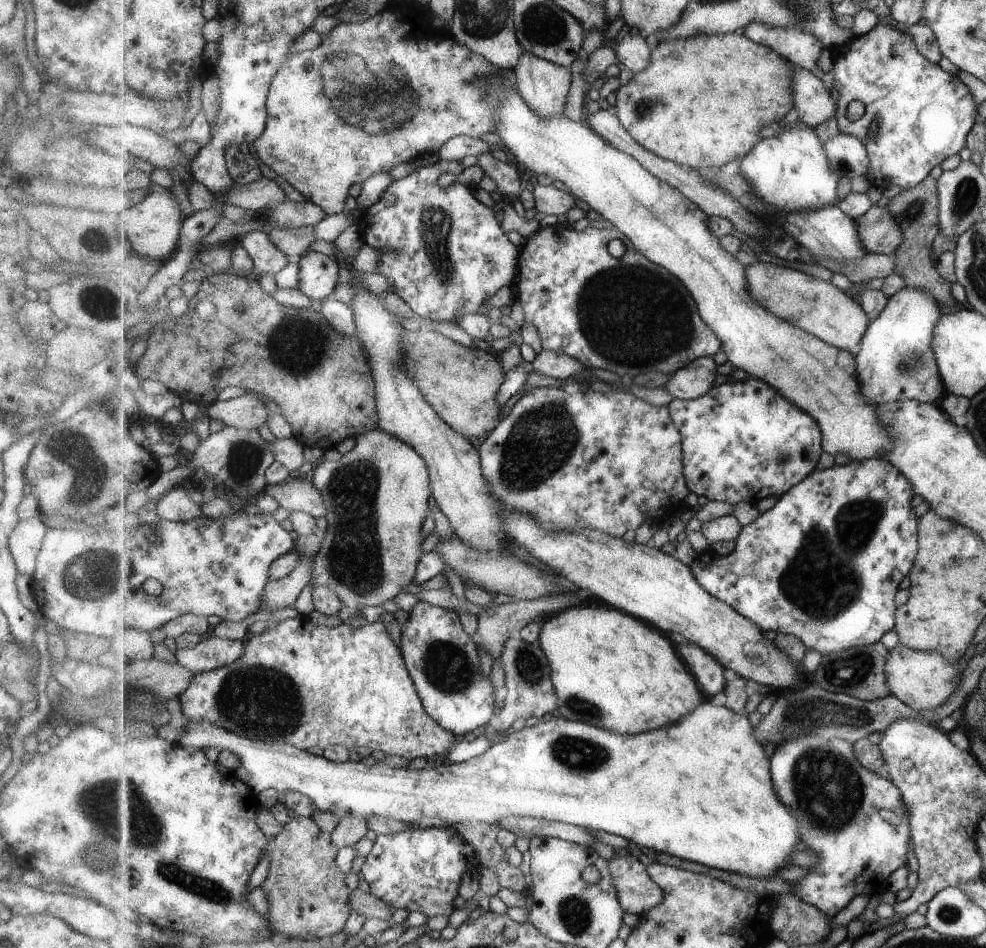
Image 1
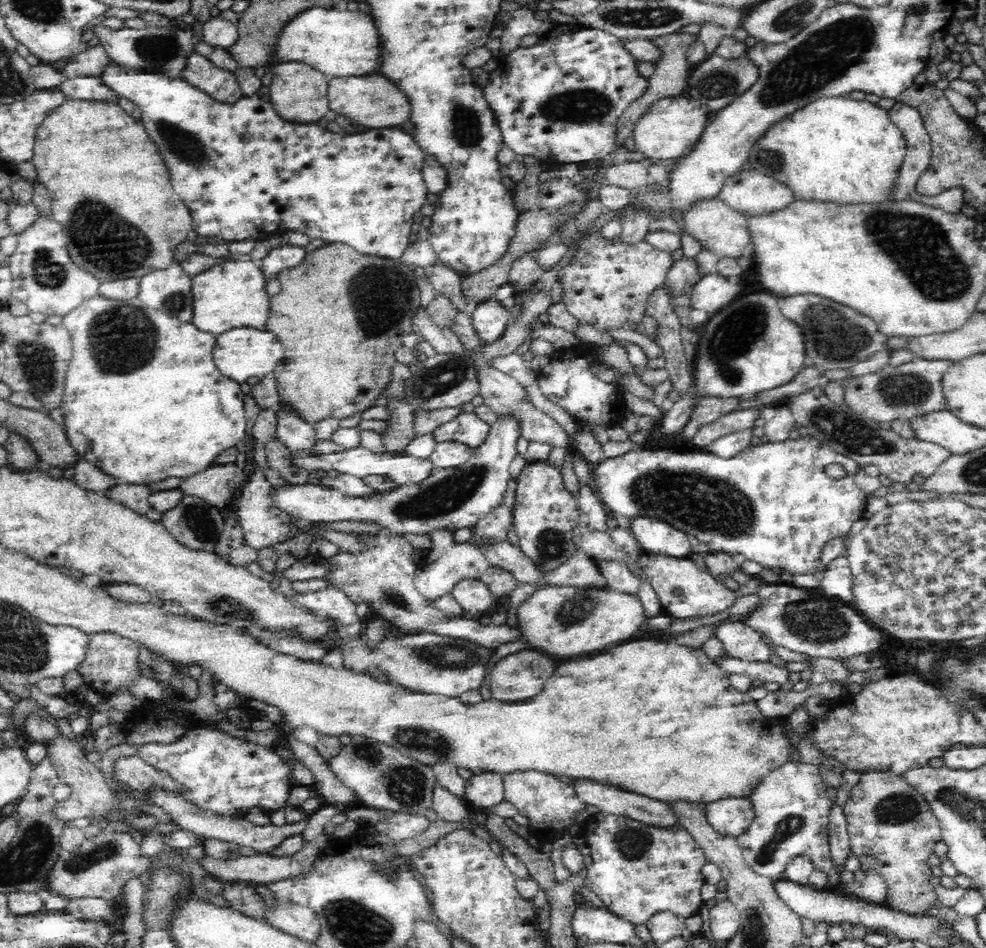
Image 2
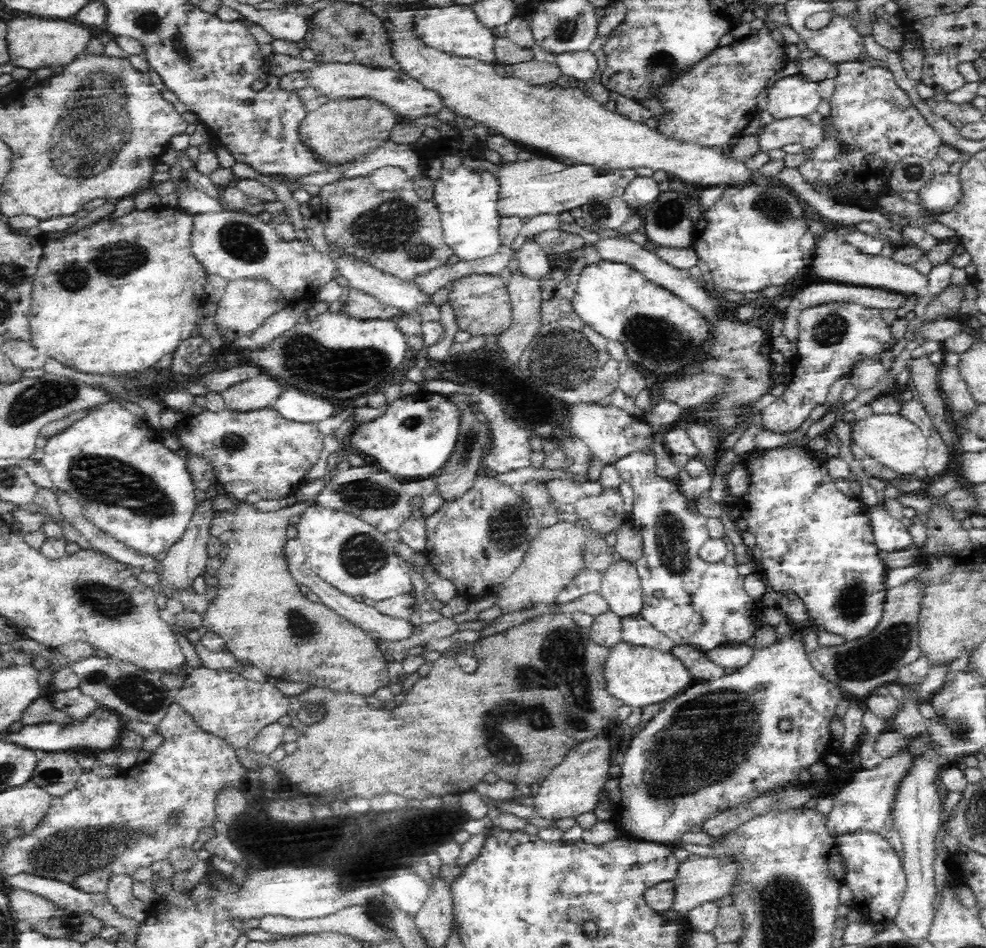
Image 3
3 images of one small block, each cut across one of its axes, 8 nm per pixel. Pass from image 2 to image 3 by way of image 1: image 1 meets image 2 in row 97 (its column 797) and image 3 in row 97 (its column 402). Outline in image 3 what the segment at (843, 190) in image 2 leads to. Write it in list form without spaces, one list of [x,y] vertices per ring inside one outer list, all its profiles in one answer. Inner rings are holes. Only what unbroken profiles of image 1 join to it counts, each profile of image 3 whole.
[[[800,72],[776,79],[768,93],[767,111],[773,120],[806,117],[821,104],[818,83],[808,81]]]

